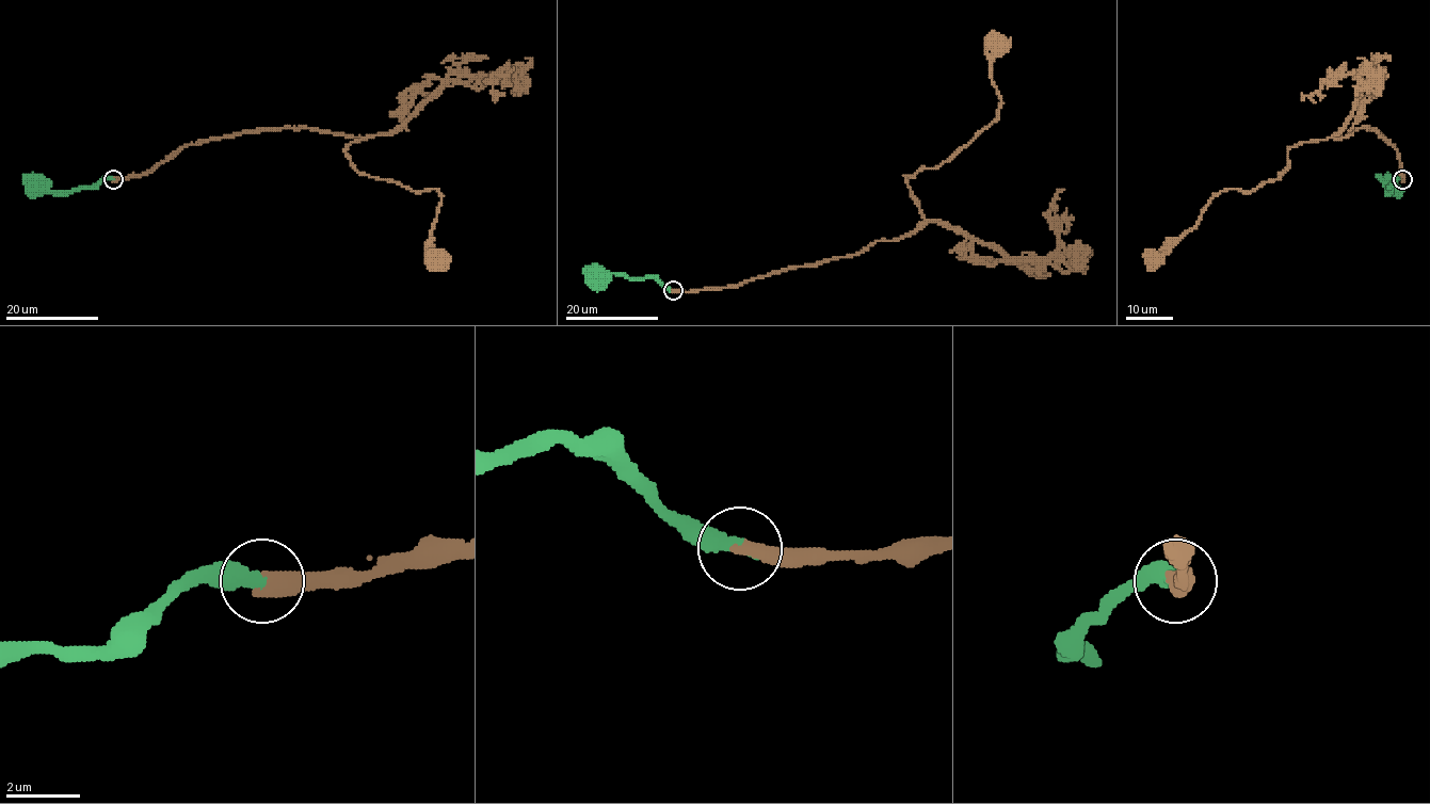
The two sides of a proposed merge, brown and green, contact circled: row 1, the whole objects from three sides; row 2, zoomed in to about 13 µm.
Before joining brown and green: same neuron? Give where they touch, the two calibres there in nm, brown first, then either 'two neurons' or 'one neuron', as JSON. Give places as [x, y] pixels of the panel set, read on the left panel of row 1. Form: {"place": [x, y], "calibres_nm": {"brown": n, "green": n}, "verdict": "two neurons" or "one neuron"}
{"place": [113, 179], "calibres_nm": {"brown": 480, "green": 440}, "verdict": "one neuron"}

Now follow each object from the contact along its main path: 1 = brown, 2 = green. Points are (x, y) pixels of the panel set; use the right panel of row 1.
1: (1402, 178), (1399, 153), (1371, 128), (1305, 141), (1288, 150), (1278, 178), (1219, 191), (1153, 257)
2: (1402, 178), (1386, 193), (1380, 175)

